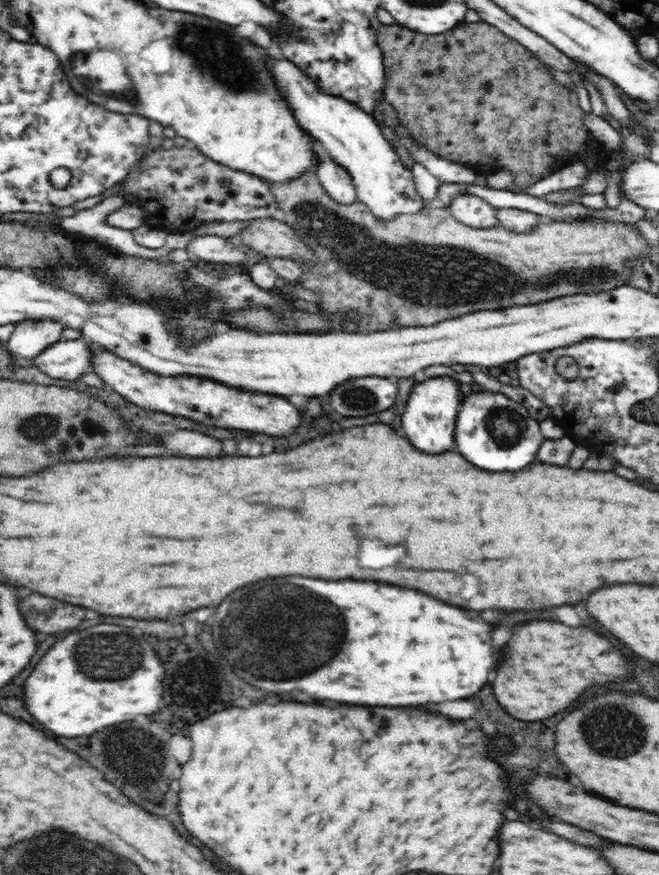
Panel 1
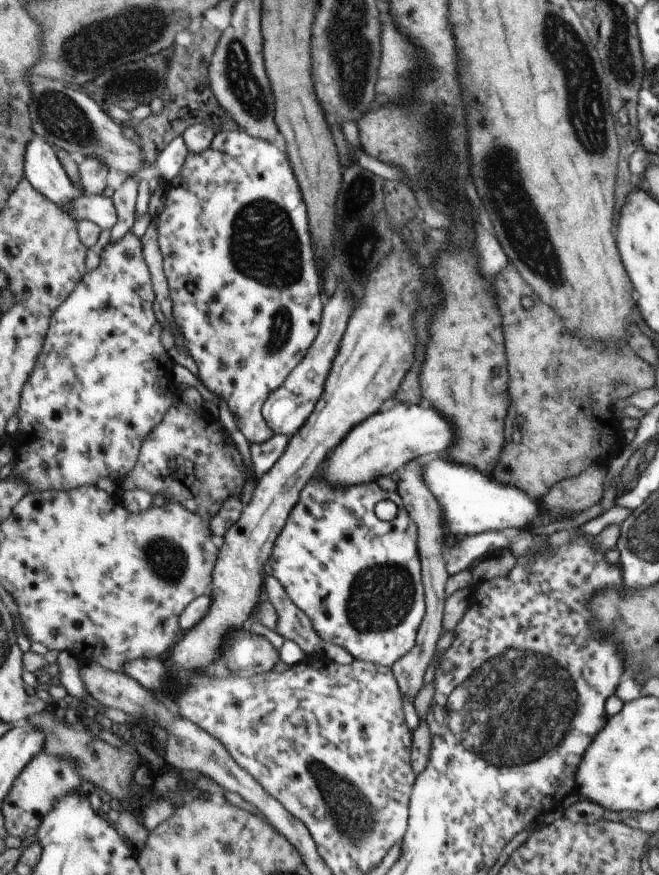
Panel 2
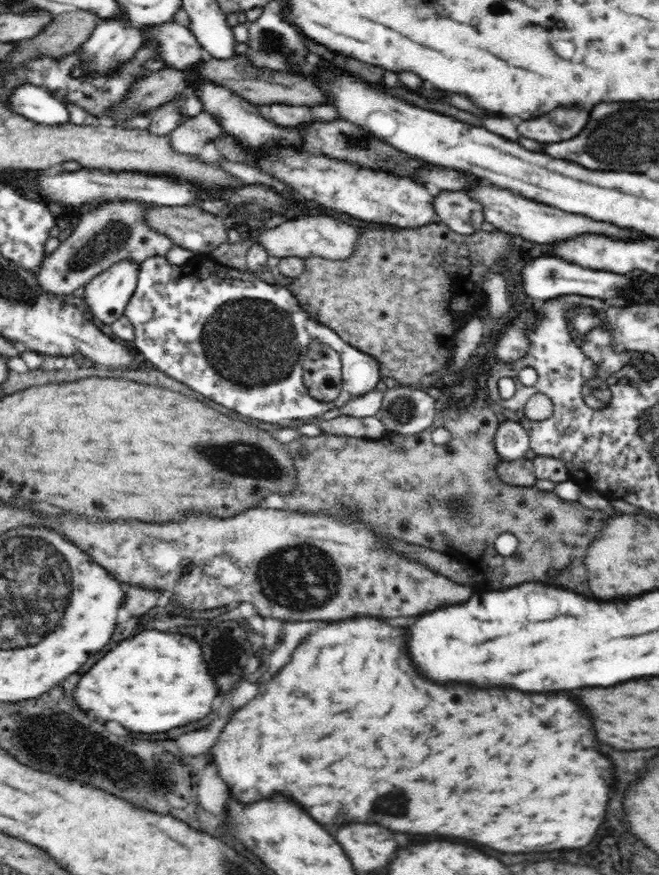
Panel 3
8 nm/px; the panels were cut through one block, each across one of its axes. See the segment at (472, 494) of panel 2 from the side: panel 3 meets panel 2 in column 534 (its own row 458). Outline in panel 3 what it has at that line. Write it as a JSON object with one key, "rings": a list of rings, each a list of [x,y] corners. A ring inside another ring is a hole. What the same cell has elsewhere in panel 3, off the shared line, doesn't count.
{"rings":[[[502,421],[494,434],[494,449],[502,461],[516,461],[529,449],[528,431],[520,422]]]}

